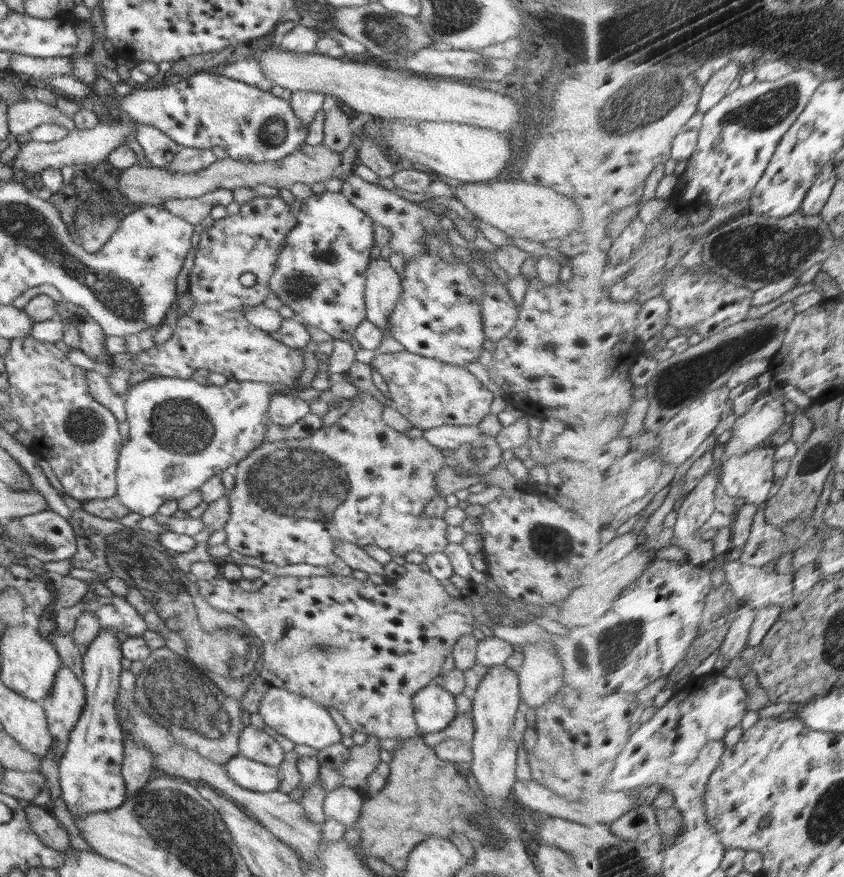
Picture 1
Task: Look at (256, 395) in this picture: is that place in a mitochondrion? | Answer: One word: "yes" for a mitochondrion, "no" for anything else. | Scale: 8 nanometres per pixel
no

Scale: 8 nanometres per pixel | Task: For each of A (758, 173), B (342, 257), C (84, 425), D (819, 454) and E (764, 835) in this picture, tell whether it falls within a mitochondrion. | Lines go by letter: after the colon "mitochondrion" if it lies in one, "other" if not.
A: other
B: other
C: mitochondrion
D: mitochondrion
E: other

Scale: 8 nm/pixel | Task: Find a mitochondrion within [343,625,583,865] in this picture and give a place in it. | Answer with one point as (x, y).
(474, 822)

